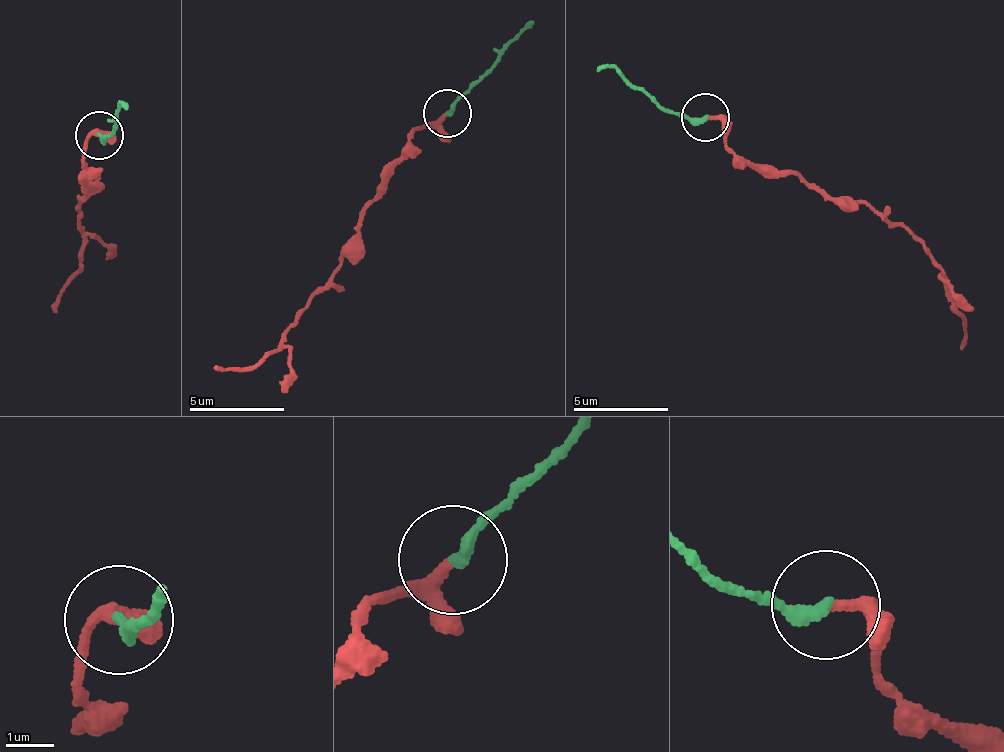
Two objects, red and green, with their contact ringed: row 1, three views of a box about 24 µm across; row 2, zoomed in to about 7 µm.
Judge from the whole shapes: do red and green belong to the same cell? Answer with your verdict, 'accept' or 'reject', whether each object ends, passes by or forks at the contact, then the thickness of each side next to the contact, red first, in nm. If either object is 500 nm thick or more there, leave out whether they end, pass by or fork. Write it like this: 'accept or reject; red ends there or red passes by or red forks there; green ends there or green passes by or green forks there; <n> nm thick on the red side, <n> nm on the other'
accept; red passes by; green ends there; 180 nm thick on the red side, 260 nm on the other

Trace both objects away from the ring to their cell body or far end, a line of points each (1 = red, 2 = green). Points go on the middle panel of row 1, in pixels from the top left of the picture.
1: (444, 111), (410, 142), (341, 268), (296, 323), (244, 370), (213, 367)
2: (448, 112), (530, 23)

